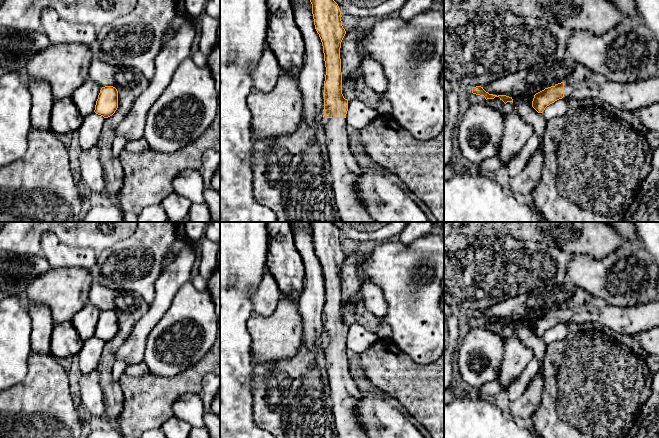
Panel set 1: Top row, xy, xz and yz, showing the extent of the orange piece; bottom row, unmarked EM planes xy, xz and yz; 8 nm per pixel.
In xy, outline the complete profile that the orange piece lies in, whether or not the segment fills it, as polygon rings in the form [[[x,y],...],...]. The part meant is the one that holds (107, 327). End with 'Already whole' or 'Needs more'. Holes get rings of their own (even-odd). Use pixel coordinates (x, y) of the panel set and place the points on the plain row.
[[[113,310],[102,311],[96,325],[94,336],[108,342],[112,340],[118,332],[118,315]]]. Already whole

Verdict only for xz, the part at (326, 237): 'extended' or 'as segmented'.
extended

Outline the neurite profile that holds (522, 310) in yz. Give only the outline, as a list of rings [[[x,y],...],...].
[[[562,284],[510,297],[483,311],[489,318],[511,321],[523,345],[529,347],[539,361],[539,370],[527,390],[519,399],[509,404],[509,412],[520,428],[532,429],[532,416],[542,400],[542,362],[547,345],[542,337],[532,331],[534,319],[545,312],[565,306],[569,296],[570,285]]]

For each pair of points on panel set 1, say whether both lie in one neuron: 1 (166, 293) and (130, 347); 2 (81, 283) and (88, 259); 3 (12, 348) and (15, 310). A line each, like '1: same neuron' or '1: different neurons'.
1: same neuron
2: different neurons
3: same neuron

